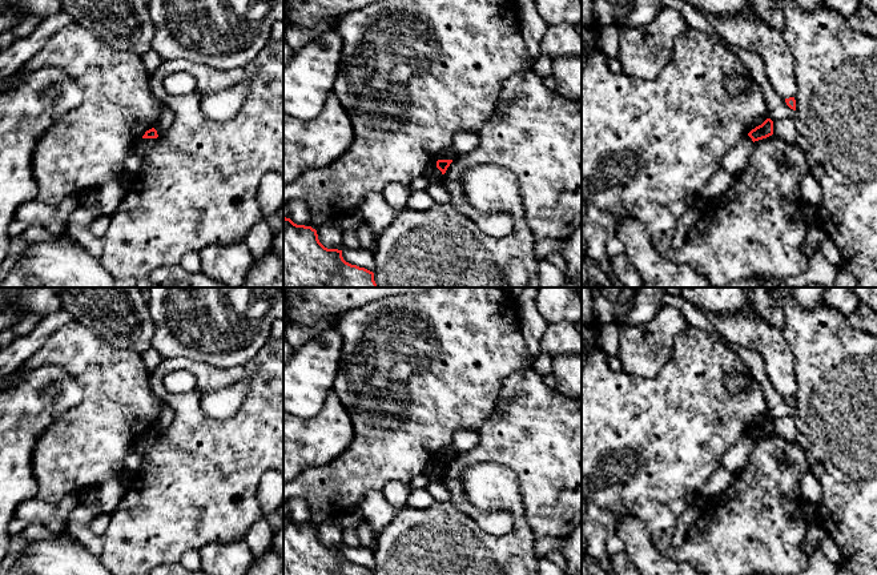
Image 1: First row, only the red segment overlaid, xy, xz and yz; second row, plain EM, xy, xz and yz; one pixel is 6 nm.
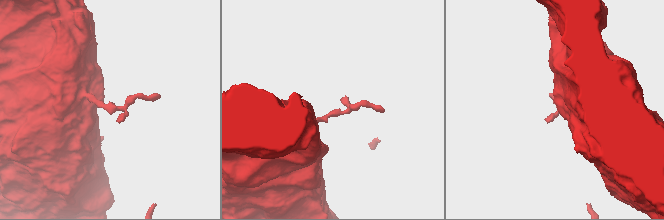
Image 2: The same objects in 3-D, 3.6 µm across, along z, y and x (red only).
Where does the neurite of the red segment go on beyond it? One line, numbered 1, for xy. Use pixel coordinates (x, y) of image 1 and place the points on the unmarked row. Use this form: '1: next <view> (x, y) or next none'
1: next none

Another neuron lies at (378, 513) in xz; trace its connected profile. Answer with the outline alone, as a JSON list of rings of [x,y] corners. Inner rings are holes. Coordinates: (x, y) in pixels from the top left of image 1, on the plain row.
[[[369,491],[359,507],[373,532],[374,539],[394,519],[397,510],[387,502],[382,491]]]

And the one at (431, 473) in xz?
[[[437,461],[429,463],[423,471],[422,479],[437,480],[443,475],[442,470],[437,466]]]

